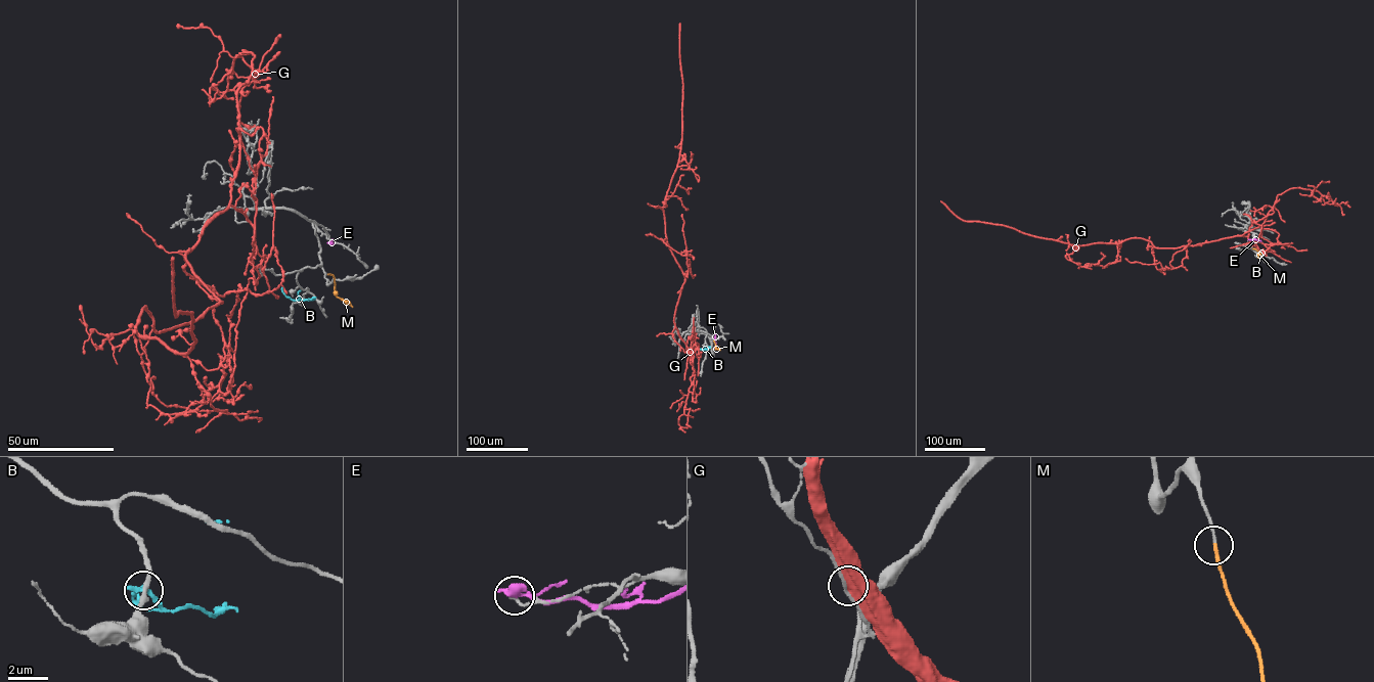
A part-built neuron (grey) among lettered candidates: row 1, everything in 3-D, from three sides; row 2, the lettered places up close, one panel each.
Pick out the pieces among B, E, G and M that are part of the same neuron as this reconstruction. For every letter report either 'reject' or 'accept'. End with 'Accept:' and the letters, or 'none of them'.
B: reject
E: reject
G: reject
M: accept
Accept: M

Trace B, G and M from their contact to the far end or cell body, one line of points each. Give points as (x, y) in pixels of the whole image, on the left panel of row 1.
B: (314, 298), (293, 300), (283, 293), (282, 287)
G: (206, 222), (185, 258), (220, 303), (157, 331), (144, 307), (136, 325), (185, 354), (173, 257)
M: (327, 274), (334, 276), (337, 297), (352, 307)

